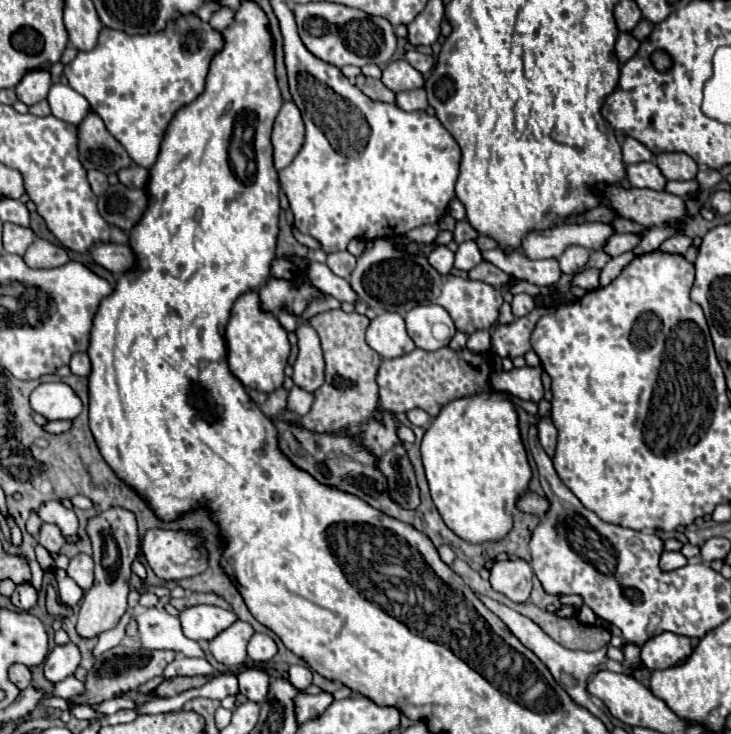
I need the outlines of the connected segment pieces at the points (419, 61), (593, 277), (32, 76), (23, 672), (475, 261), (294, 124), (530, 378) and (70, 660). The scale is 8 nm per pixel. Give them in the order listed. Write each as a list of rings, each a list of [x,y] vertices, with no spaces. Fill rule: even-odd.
[[[411,49],[411,51],[407,51],[405,53],[405,59],[417,69],[417,71],[421,71],[423,75],[425,73],[429,73],[431,69],[433,69],[433,57],[431,55],[423,55],[423,53],[419,53],[417,49]]]
[[[583,269],[581,273],[575,275],[573,279],[573,285],[579,285],[583,289],[597,289],[599,287],[599,269]]]
[[[37,69],[37,71],[29,71],[21,79],[21,83],[15,87],[15,93],[19,101],[23,101],[25,105],[33,105],[47,97],[51,85],[53,85],[51,73],[45,69]]]
[[[11,665],[9,667],[9,679],[19,687],[19,689],[27,689],[31,685],[31,673],[25,665]]]
[[[465,241],[455,251],[455,267],[461,271],[469,271],[475,265],[479,265],[481,261],[483,261],[483,257],[481,257],[481,251],[475,245],[475,241]]]
[[[285,101],[275,125],[273,125],[273,159],[275,159],[275,169],[283,169],[287,167],[297,151],[303,147],[303,139],[305,139],[305,125],[301,119],[301,111],[297,109],[297,105],[293,101]]]
[[[521,367],[503,373],[495,373],[489,377],[489,385],[497,391],[509,391],[523,401],[539,403],[543,399],[543,383],[539,367]]]
[[[67,643],[63,647],[57,645],[47,655],[47,659],[45,659],[45,665],[43,665],[45,679],[51,681],[51,683],[63,681],[65,677],[69,677],[69,675],[75,673],[79,661],[81,661],[81,653],[79,653],[79,649],[73,643]]]

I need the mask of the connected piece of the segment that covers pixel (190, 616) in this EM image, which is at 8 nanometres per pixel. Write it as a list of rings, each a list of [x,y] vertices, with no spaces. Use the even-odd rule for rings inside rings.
[[[193,605],[179,613],[179,621],[183,633],[189,639],[211,641],[217,633],[233,625],[237,621],[237,615],[229,609],[221,609],[213,605]]]

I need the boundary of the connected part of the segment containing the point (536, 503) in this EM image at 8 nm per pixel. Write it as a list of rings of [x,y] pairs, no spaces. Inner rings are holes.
[[[525,493],[519,497],[519,509],[525,513],[533,513],[537,517],[543,517],[549,511],[549,501],[545,497],[539,497],[535,493]]]

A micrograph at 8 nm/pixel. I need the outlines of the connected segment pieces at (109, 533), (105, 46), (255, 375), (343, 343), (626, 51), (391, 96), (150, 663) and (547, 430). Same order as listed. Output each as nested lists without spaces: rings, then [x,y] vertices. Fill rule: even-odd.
[[[111,507],[97,517],[93,517],[87,525],[89,539],[93,543],[93,561],[95,561],[95,583],[83,597],[79,619],[77,619],[77,635],[83,639],[99,637],[103,631],[113,629],[121,615],[127,611],[127,593],[129,593],[129,577],[131,563],[139,551],[139,533],[137,521],[131,511],[121,507]]]
[[[185,15],[177,21],[171,21],[169,27],[157,35],[125,35],[115,29],[103,29],[97,41],[97,47],[87,53],[77,53],[77,57],[65,65],[63,75],[67,77],[69,85],[79,91],[89,103],[91,109],[103,119],[109,133],[125,147],[129,157],[145,167],[151,169],[161,147],[161,139],[165,129],[175,115],[177,109],[191,103],[205,87],[205,77],[209,69],[209,61],[215,53],[223,47],[223,35],[203,23],[197,15]]]
[[[249,291],[235,301],[231,319],[225,329],[225,341],[229,369],[245,387],[271,393],[283,385],[283,369],[287,365],[291,345],[287,339],[287,331],[279,325],[279,321],[271,313],[265,313],[261,309],[257,291]]]
[[[325,311],[317,313],[309,319],[309,325],[319,333],[323,357],[325,357],[325,381],[319,389],[313,391],[313,407],[307,415],[303,415],[297,425],[311,431],[311,433],[329,433],[341,435],[349,439],[359,439],[361,445],[371,451],[377,459],[379,471],[385,475],[389,485],[391,499],[405,509],[417,509],[419,499],[419,485],[415,479],[413,463],[407,457],[403,441],[397,437],[399,419],[397,415],[385,411],[379,405],[379,387],[377,387],[377,369],[381,363],[379,353],[375,353],[365,343],[365,329],[369,319],[359,313],[345,313],[345,311]],[[375,411],[381,411],[383,419],[377,421],[373,417]]]
[[[621,33],[617,37],[617,43],[615,43],[615,53],[617,53],[617,59],[619,63],[625,63],[629,61],[639,49],[639,41],[631,35],[631,33]]]
[[[359,75],[355,79],[355,85],[373,101],[383,101],[383,103],[395,103],[395,93],[387,89],[379,79],[371,79],[365,75]]]
[[[117,645],[103,655],[99,655],[93,663],[93,667],[85,673],[85,691],[81,695],[75,695],[67,699],[67,703],[79,703],[79,705],[99,705],[115,695],[123,695],[129,691],[139,689],[143,683],[147,683],[153,677],[163,675],[163,669],[173,661],[173,651],[149,651],[149,649],[127,649],[123,645]]]
[[[541,419],[539,425],[537,425],[537,429],[539,429],[539,441],[541,441],[545,453],[549,457],[553,457],[555,445],[557,445],[557,429],[555,429],[553,421],[551,419]]]

